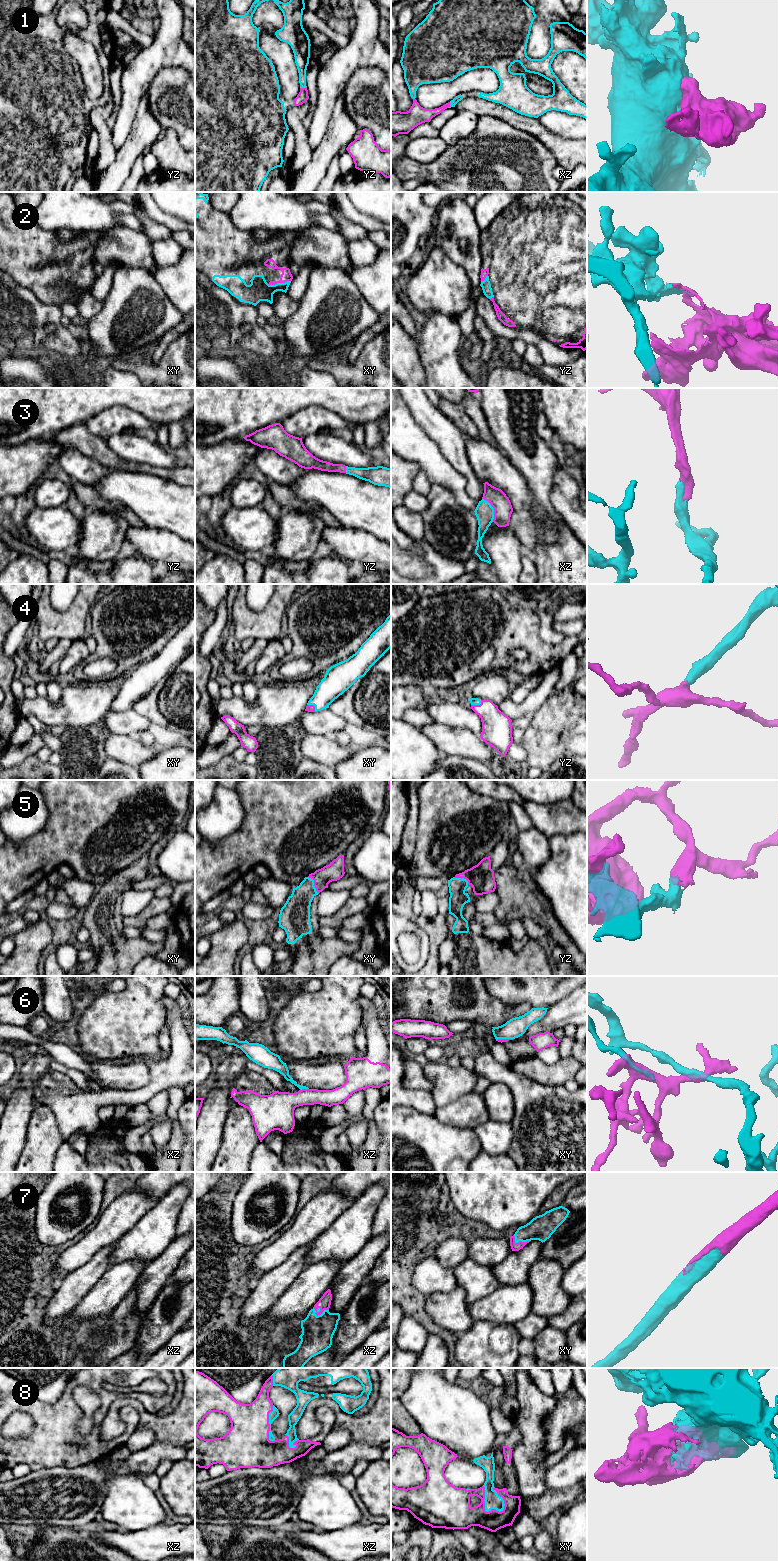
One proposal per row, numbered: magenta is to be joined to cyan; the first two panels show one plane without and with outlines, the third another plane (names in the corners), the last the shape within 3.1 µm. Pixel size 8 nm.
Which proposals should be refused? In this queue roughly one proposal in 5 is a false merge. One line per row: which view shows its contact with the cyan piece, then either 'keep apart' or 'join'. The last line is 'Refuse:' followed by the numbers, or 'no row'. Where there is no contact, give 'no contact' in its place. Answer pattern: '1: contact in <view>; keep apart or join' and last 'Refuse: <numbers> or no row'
1: contact in yz; join
2: contact in xy; join
3: contact in xz; join
4: contact in xy; join
5: contact in xy; join
6: contact in xz; keep apart
7: contact in xz; join
8: contact in xy; join
Refuse: 6

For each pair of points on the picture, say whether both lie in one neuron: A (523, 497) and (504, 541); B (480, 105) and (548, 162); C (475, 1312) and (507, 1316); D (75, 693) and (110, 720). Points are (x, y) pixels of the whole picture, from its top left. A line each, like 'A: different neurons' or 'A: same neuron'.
A: different neurons
B: different neurons
C: same neuron
D: different neurons

